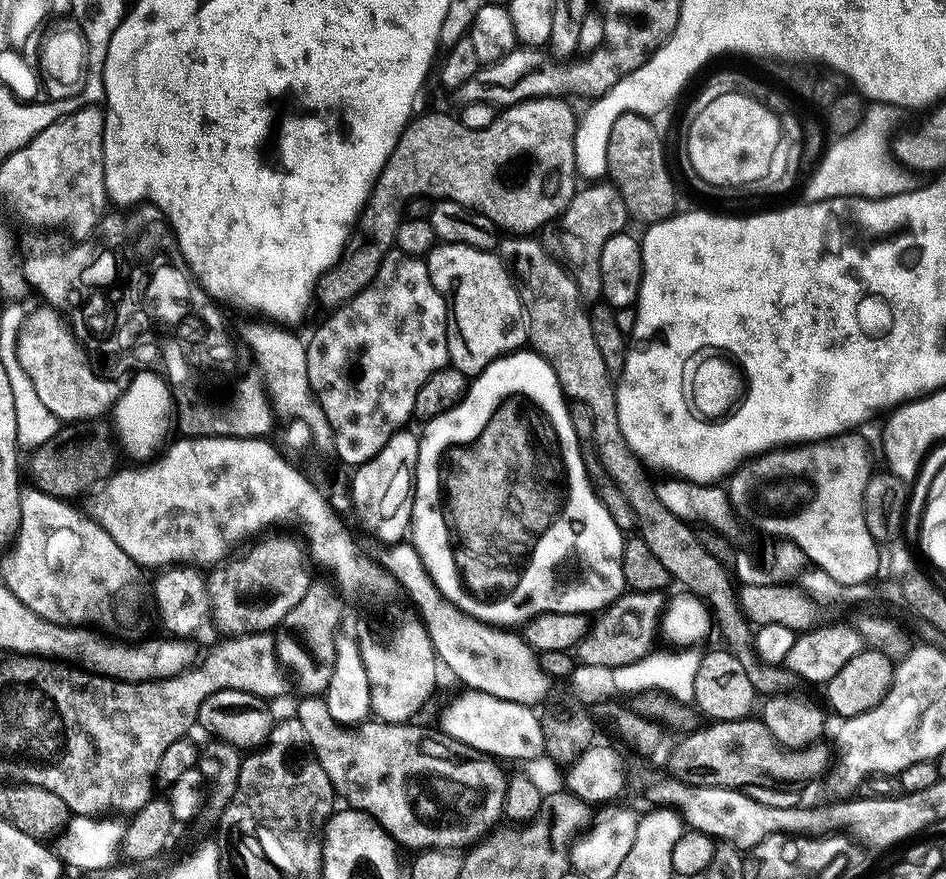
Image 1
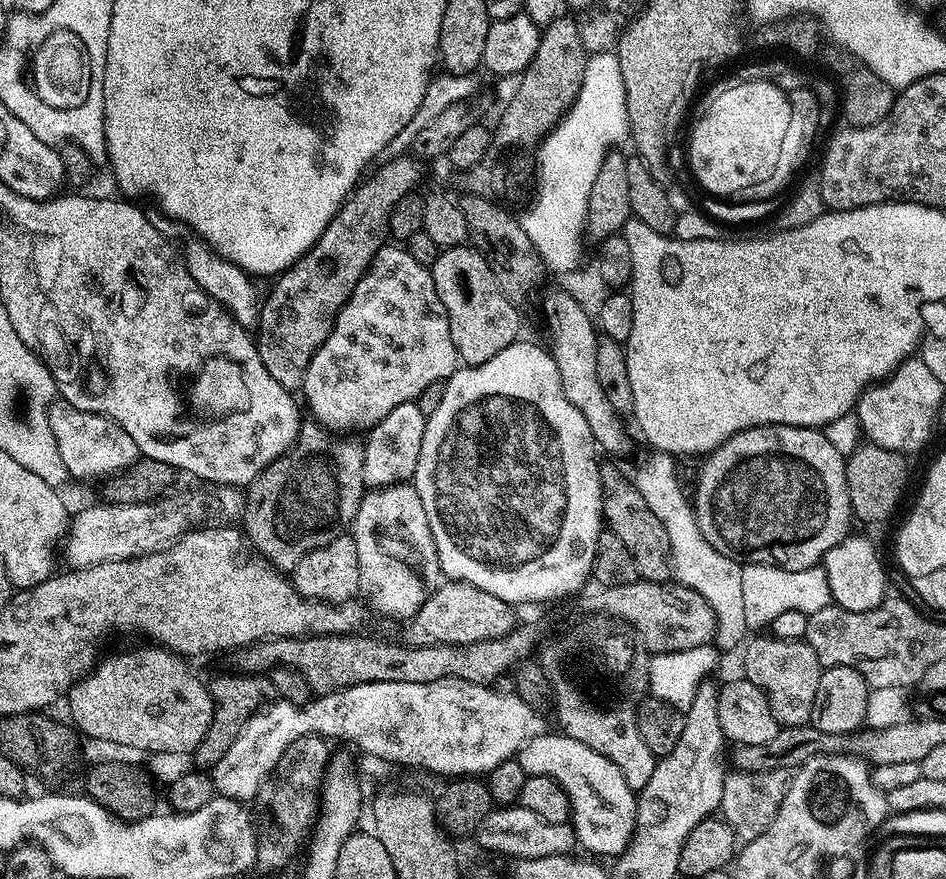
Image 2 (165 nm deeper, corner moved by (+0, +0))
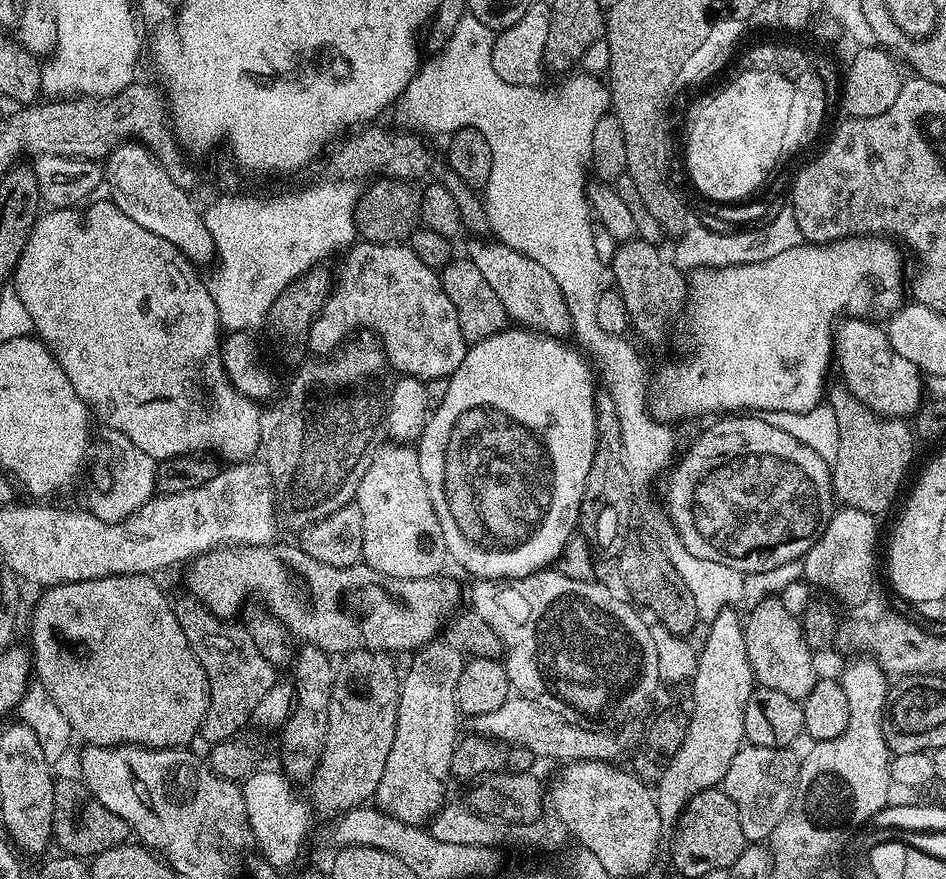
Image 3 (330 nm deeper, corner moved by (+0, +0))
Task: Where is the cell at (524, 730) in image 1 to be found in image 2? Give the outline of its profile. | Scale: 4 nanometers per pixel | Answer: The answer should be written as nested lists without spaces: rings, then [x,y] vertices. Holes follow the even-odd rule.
[[[563,734],[551,736],[535,736],[530,742],[526,742],[518,753],[518,759],[522,770],[528,776],[549,776],[554,778],[562,786],[568,795],[568,804],[572,807],[570,823],[576,830],[579,845],[589,848],[592,852],[598,852],[602,856],[618,858],[628,849],[632,836],[636,833],[636,802],[637,793],[626,784],[618,766],[610,762],[610,758],[598,754],[598,750],[590,750],[582,742]]]

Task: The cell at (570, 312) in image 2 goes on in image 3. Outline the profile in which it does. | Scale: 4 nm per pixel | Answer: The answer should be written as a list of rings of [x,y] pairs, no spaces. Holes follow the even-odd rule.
[[[476,238],[466,252],[467,259],[478,266],[478,271],[486,282],[490,282],[490,290],[498,294],[498,302],[506,310],[509,321],[523,326],[533,332],[546,336],[568,338],[572,336],[570,310],[566,310],[566,298],[562,298],[562,290],[558,290],[558,282],[534,258],[526,258],[526,254],[518,254],[510,246],[500,243],[495,238]]]

